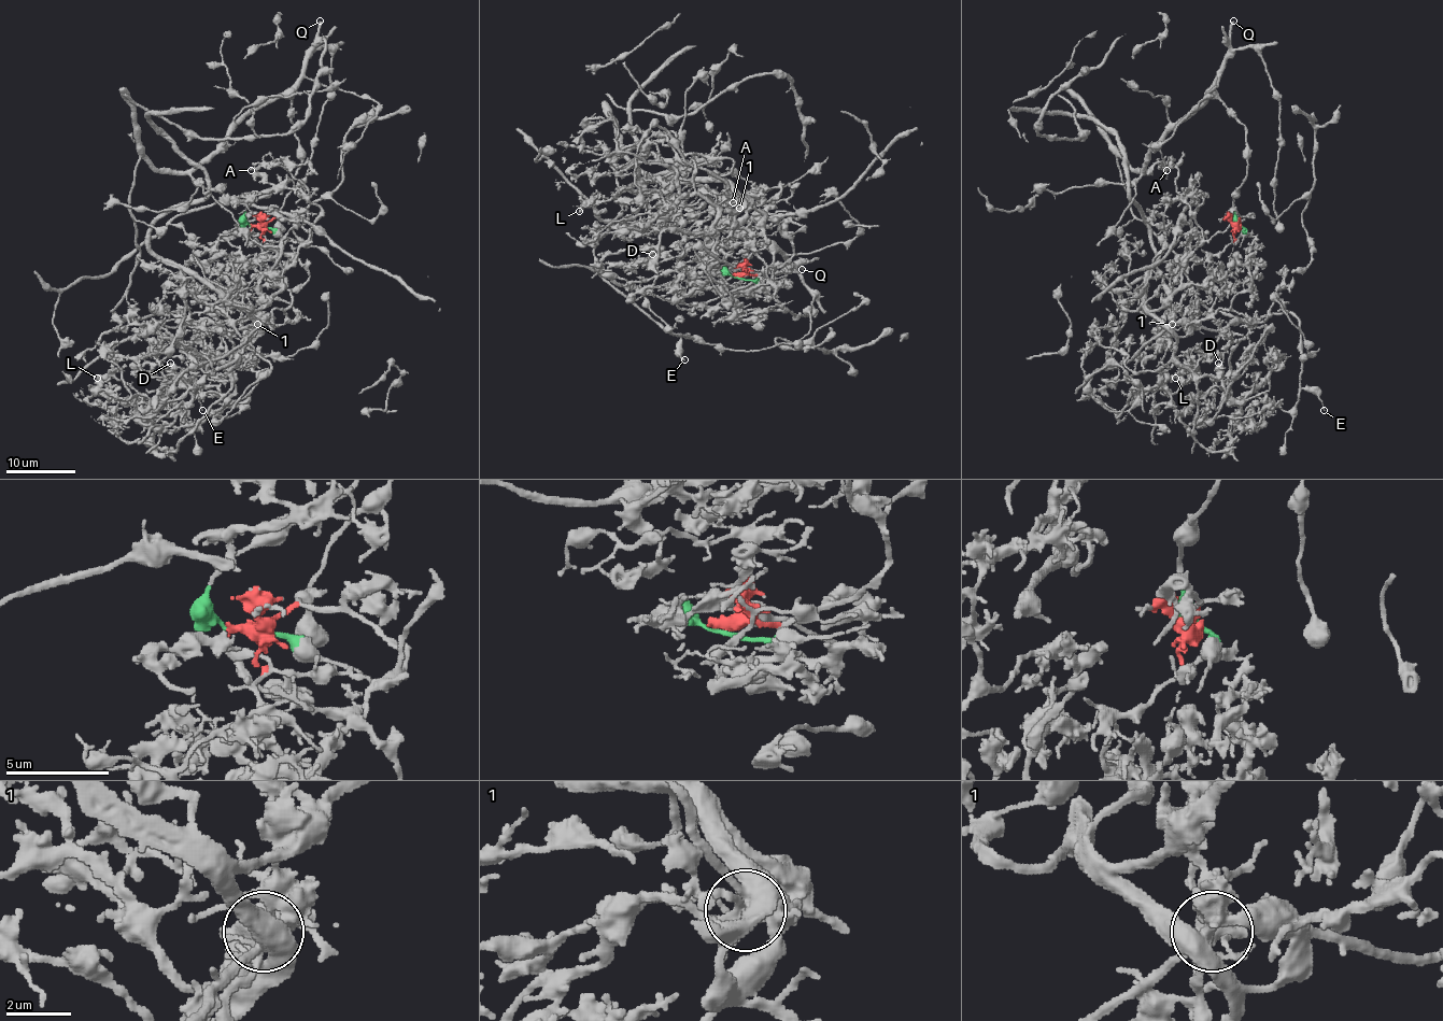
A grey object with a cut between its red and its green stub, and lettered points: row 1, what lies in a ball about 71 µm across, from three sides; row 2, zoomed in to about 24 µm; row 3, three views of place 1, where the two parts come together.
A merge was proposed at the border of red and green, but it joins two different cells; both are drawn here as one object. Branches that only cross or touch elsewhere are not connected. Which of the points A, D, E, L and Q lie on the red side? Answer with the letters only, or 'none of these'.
A, D, L

